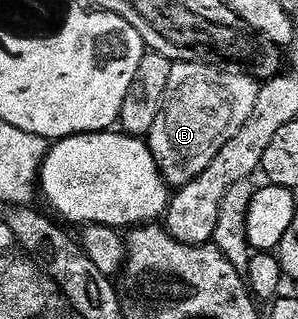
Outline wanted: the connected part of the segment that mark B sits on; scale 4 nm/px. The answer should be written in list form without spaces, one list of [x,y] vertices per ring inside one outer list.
[[[216,62],[173,63],[170,78],[166,78],[162,110],[158,110],[158,118],[146,137],[152,158],[169,189],[194,182],[194,178],[218,158],[222,146],[246,126],[246,118],[254,111],[261,81],[255,75],[247,76],[228,67],[232,66],[221,66]]]

